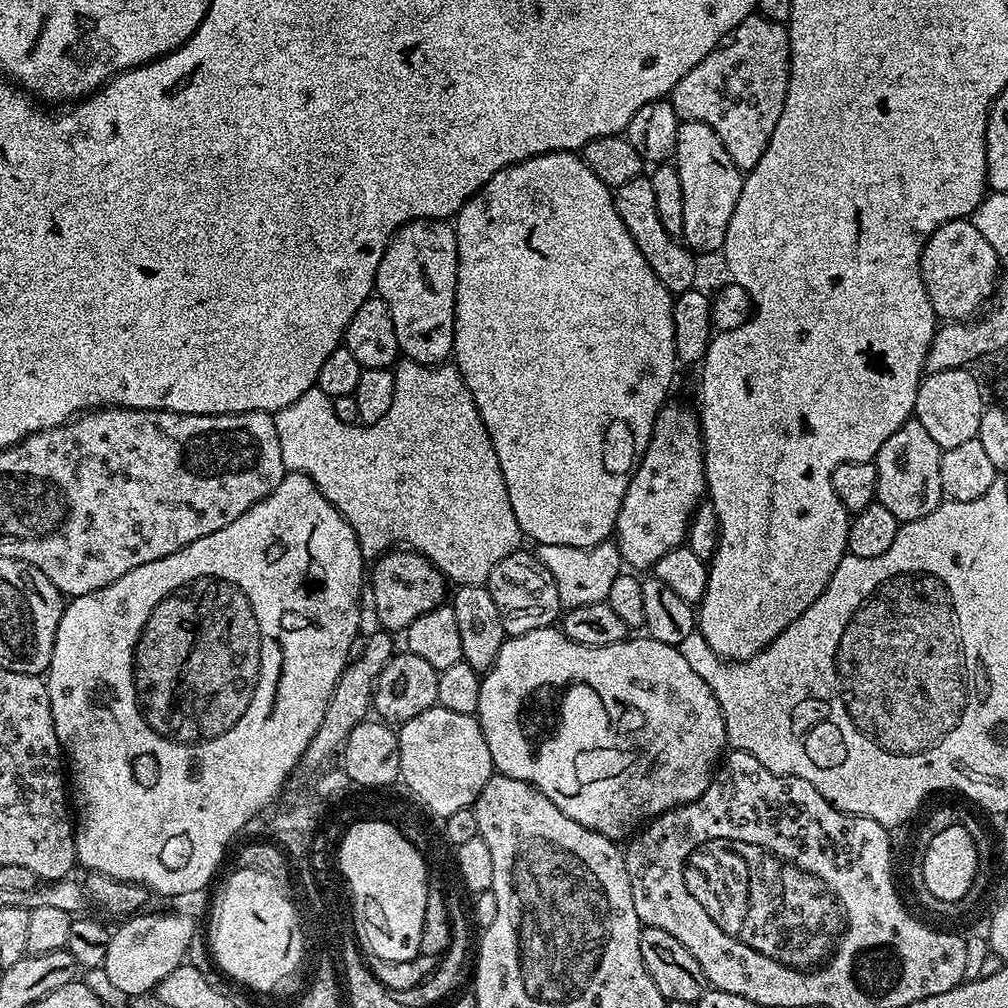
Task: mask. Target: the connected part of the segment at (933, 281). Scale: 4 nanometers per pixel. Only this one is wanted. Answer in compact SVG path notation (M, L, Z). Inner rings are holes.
M971 219L951 220L938 226L924 243L920 255L922 282L937 317L944 322L973 319L993 299L1000 264L1001 257L974 228Z

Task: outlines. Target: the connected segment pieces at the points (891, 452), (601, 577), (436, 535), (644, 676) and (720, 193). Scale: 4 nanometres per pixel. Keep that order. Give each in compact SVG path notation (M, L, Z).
M915 418L906 421L901 428L894 430L886 442L882 442L882 450L878 450L874 461L878 482L876 483L876 500L894 518L901 522L926 518L942 502L944 491L942 481L938 479L941 448L926 434Z
M612 542L594 546L536 544L534 555L540 559L542 566L546 566L546 570L550 570L550 575L554 577L554 586L558 586L558 598L565 609L605 603L614 578L622 575L620 551Z
M407 358L401 359L394 368L394 402L390 402L390 410L386 410L383 418L373 424L347 424L334 414L332 405L333 397L321 390L311 388L298 398L298 402L290 402L282 410L274 413L276 429L278 430L278 446L282 446L282 462L288 472L301 472L310 477L322 490L322 494L336 507L350 522L354 534L358 538L358 546L362 550L365 561L375 561L376 557L383 556L385 552L403 546L413 552L420 552L431 564L438 566L438 570L451 581L453 585L480 584L487 585L490 578L490 570L502 562L511 552L521 547L522 533L518 526L518 518L514 518L514 510L510 507L510 494L506 494L506 478L502 478L502 466L498 466L498 454L494 454L494 442L490 442L490 434L478 414L478 406L462 378L462 374L456 369L455 363L419 364Z
M556 626L530 630L521 636L508 636L501 649L498 650L497 658L491 668L483 673L478 694L476 716L480 722L482 734L486 738L486 746L490 746L493 769L499 775L518 778L532 785L537 792L546 794L546 798L550 798L550 802L554 802L554 806L558 806L558 810L562 810L566 818L574 818L574 822L617 842L631 837L637 829L648 821L656 819L663 812L669 812L679 808L681 804L689 804L697 800L710 786L714 769L728 744L722 710L710 686L706 686L706 682L702 682L702 678L694 674L686 658L682 658L679 647L651 638L643 639L629 638L614 646L595 648L582 646L566 638Z
M681 120L674 163L678 178L682 178L683 243L696 254L719 253L726 242L726 226L730 226L734 206L738 206L742 194L745 173L734 166L734 158L722 146L722 138L701 120Z

